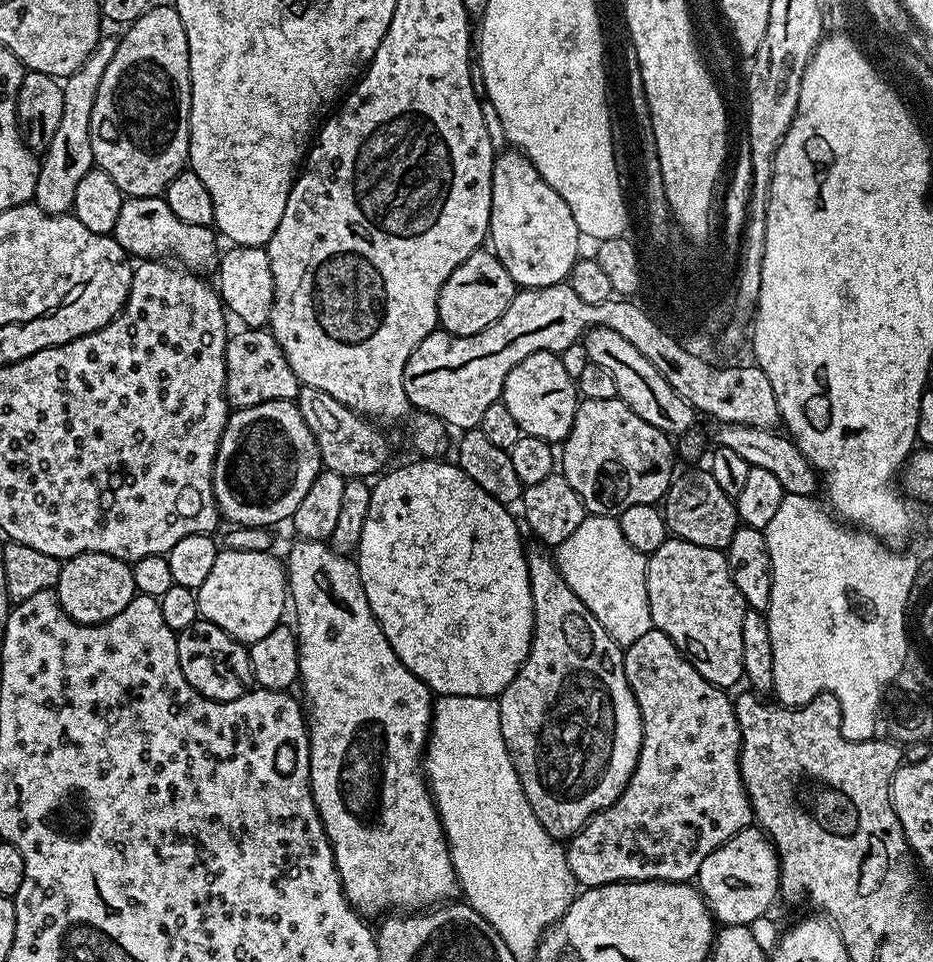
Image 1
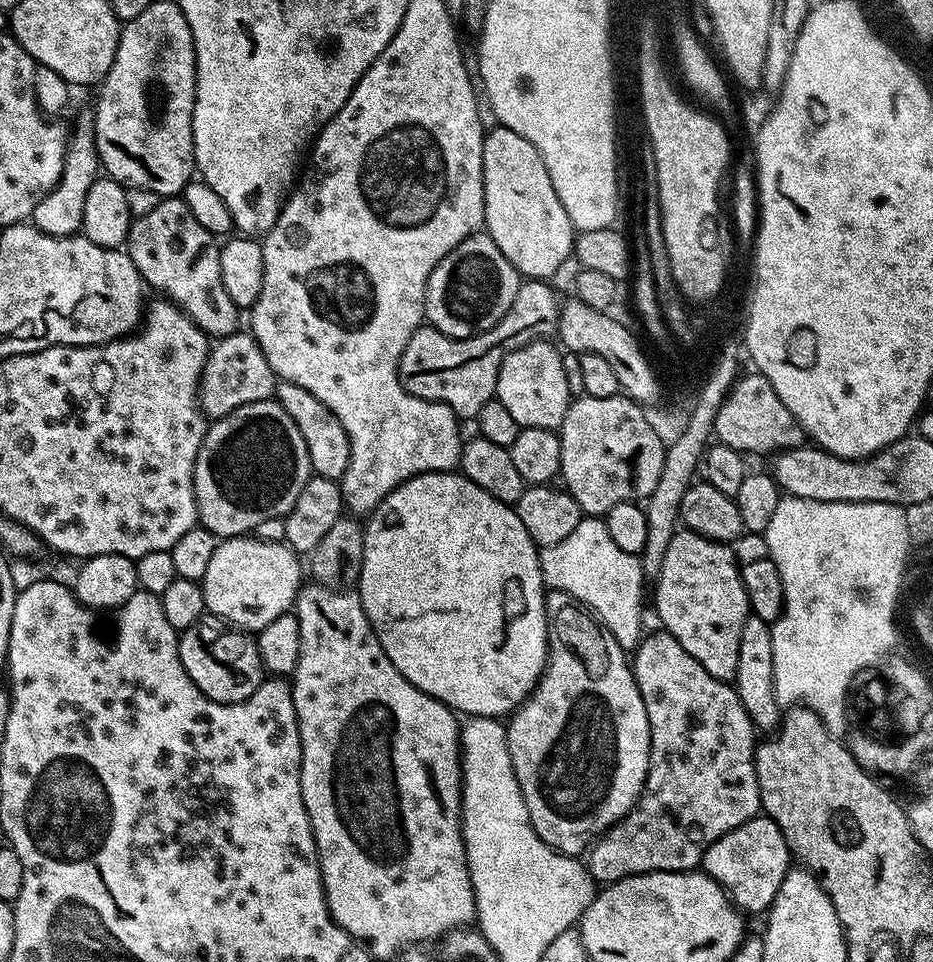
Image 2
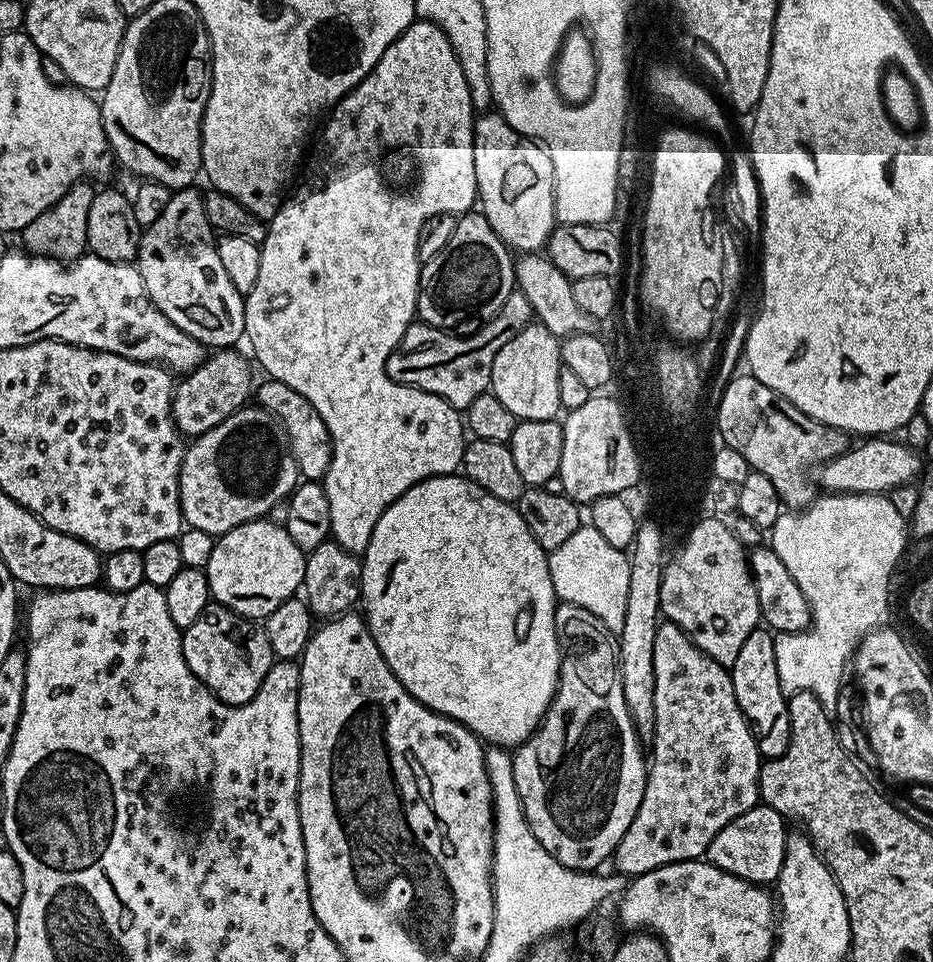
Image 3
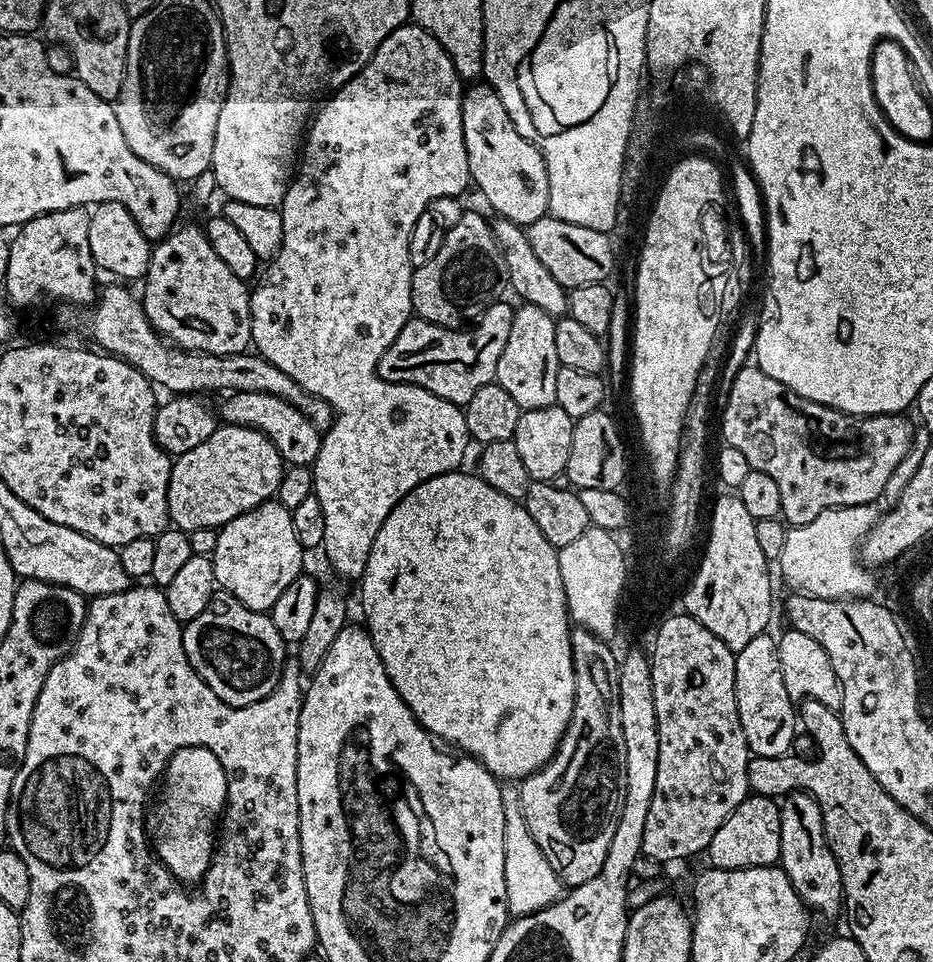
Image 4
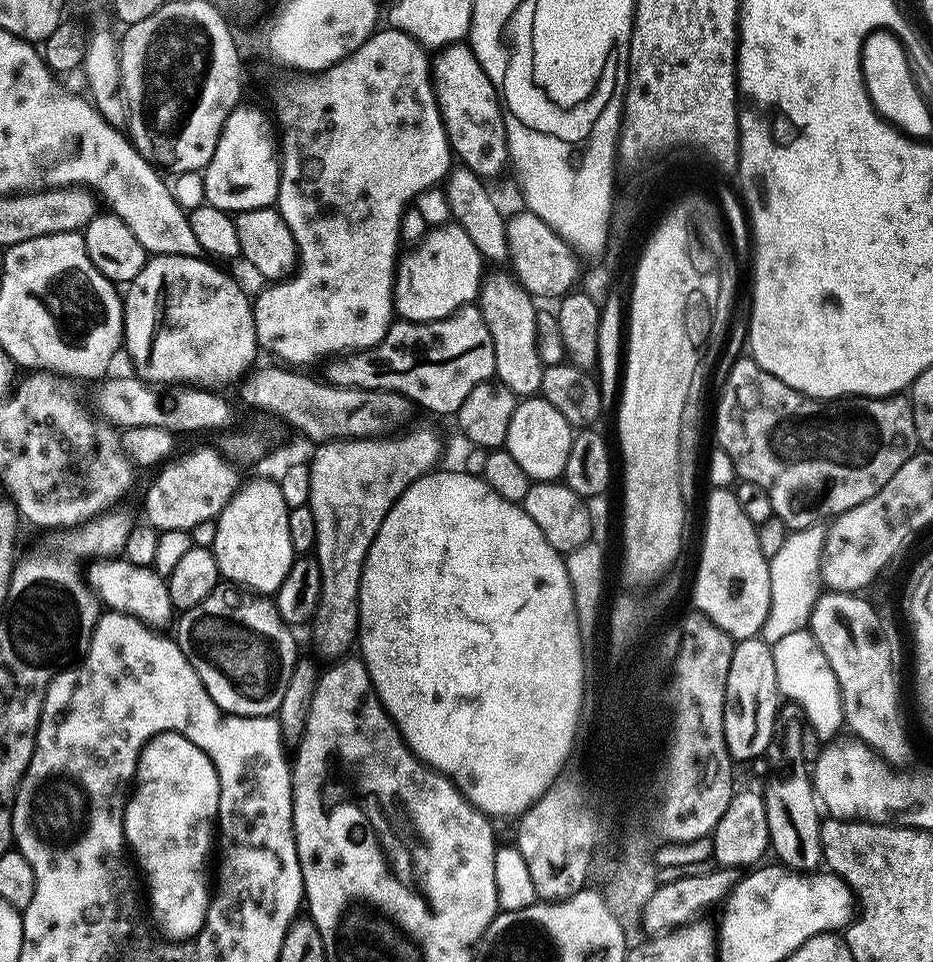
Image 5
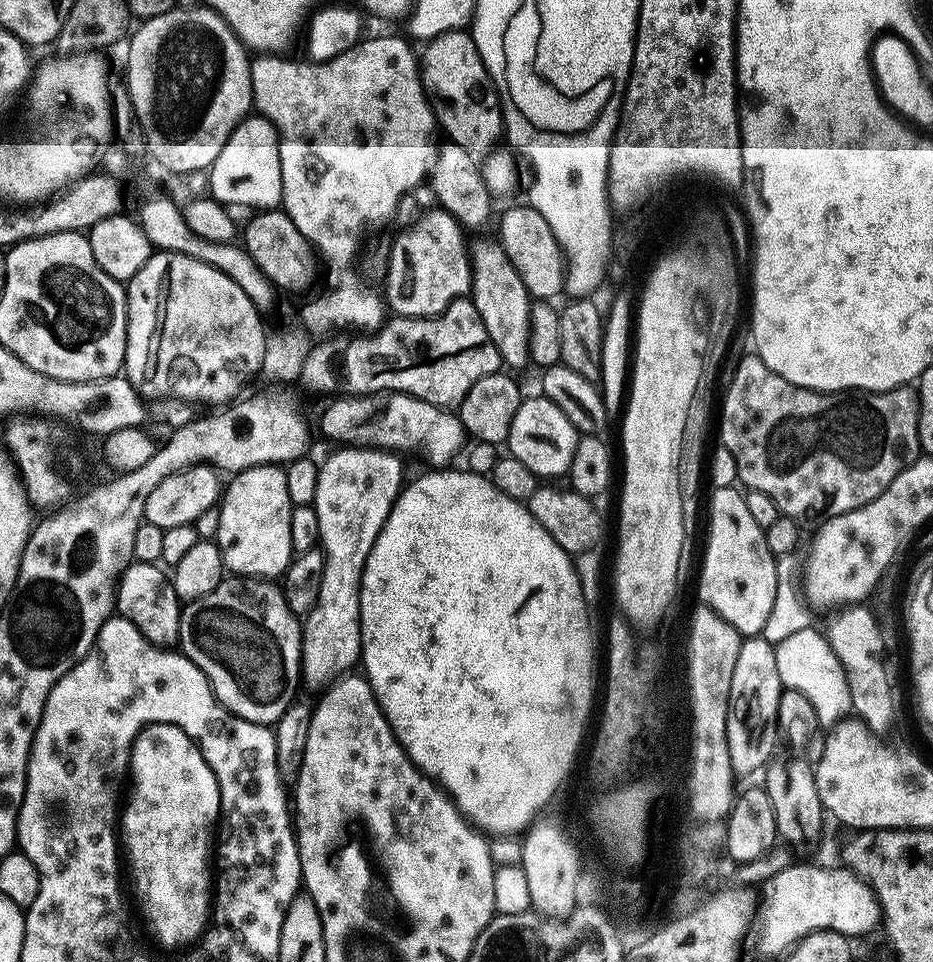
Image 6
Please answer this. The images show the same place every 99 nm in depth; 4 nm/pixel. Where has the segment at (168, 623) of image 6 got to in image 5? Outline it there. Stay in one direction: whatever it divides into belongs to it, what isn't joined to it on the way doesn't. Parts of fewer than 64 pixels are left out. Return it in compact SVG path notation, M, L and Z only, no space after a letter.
M100 558L86 568L86 580L93 593L105 609L114 612L126 612L138 617L144 624L160 628L171 625L174 620L174 609L170 602L170 590L165 577L159 576L151 568L134 566L123 558Z

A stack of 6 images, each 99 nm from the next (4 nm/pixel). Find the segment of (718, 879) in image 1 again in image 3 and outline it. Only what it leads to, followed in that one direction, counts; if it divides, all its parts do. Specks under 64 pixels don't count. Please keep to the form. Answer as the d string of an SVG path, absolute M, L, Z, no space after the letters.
M757 803L755 808L746 810L746 814L734 818L734 822L722 826L722 830L714 834L714 842L710 842L706 859L708 863L751 884L775 885L782 870L786 842L790 835L789 829L784 829L784 824L786 818L778 814L778 810L774 810L769 804Z

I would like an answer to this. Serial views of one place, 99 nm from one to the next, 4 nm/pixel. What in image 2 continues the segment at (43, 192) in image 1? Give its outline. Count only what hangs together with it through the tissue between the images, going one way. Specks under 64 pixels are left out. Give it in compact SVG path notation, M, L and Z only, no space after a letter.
M91 111L84 112L76 120L76 125L71 125L70 135L68 138L68 149L66 150L66 158L62 166L62 174L59 182L50 190L50 194L46 194L46 198L42 198L42 202L38 202L38 206L34 206L30 222L38 230L42 230L51 236L74 236L82 229L82 210L86 206L86 194L90 194L90 186L94 186L94 182L101 175L102 165L100 155L96 149L96 122Z

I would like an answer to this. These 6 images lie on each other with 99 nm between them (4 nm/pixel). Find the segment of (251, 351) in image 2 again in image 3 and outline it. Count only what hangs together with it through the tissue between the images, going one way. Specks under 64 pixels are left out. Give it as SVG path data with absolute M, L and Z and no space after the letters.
M230 347L213 351L200 368L187 373L181 379L184 381L175 385L172 394L172 415L176 418L176 427L180 429L181 436L195 438L206 434L206 430L214 430L214 426L226 422L230 414L249 403L254 392L253 365L247 355L244 357L236 351L240 350Z

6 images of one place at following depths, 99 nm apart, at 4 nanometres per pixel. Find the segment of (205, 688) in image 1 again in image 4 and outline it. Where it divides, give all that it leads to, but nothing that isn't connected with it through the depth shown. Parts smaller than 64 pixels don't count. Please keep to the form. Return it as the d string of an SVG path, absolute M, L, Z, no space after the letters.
M217 591L212 601L198 614L198 618L187 621L183 625L184 653L190 666L204 679L206 686L218 694L222 702L235 708L245 708L254 702L271 696L272 691L280 685L280 675L286 659L286 645L282 634L278 634L278 626L274 626L268 612L255 612L240 604L226 591Z

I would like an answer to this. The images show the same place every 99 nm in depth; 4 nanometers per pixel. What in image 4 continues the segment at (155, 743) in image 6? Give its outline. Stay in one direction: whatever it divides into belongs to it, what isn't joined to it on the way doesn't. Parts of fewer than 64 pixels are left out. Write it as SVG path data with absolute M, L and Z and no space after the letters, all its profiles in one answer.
M180 748L168 760L159 792L160 801L151 805L146 816L146 831L151 847L177 882L185 886L195 885L203 880L206 870L212 865L214 845L218 839L218 821L224 811L224 805L228 803L228 779L222 770L222 762L218 762L218 758L209 748Z

